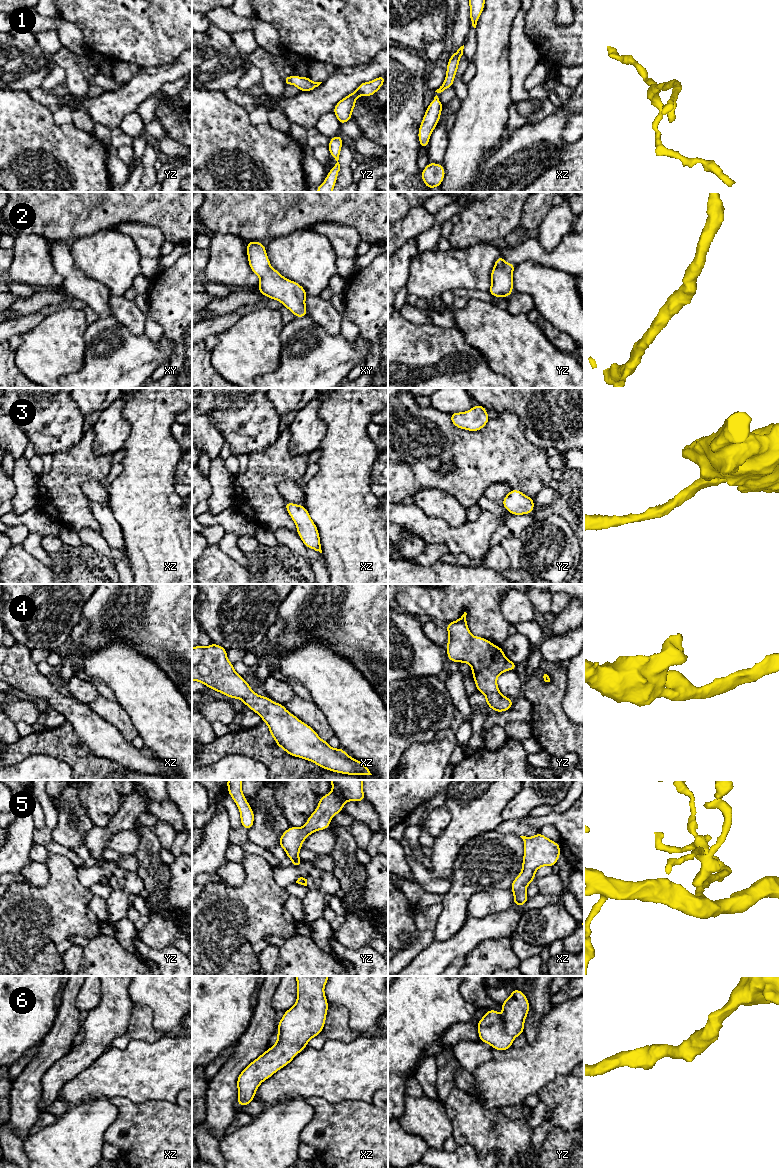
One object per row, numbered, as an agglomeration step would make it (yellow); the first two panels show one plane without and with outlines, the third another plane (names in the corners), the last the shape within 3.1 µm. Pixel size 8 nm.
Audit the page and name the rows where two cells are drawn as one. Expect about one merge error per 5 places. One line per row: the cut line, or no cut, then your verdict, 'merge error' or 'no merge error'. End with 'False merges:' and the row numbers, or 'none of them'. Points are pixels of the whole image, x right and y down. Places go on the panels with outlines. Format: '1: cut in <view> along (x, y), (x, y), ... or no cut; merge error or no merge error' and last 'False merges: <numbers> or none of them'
1: no cut; no merge error
2: no cut; no merge error
3: no cut; no merge error
4: no cut; no merge error
5: no cut; no merge error
6: no cut; no merge error
False merges: none of them

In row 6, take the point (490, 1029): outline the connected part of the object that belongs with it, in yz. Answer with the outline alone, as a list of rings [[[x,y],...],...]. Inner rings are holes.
[[[514,988],[501,1007],[502,1017],[491,1009],[479,1020],[477,1028],[479,1041],[488,1043],[499,1051],[505,1051],[512,1046],[516,1037],[524,1033],[524,1023],[530,1006],[524,993]]]

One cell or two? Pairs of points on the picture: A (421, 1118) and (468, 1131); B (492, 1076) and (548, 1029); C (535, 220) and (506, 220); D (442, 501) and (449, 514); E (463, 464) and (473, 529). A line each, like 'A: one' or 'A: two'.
A: two
B: one
C: two
D: one
E: two

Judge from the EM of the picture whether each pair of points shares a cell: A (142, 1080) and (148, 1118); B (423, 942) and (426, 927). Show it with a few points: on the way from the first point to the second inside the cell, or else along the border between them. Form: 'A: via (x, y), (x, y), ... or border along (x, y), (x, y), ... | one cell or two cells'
A: border along (122, 1097), (136, 1103), (169, 1102) | two cells
B: via (426, 938), (426, 931) | one cell

